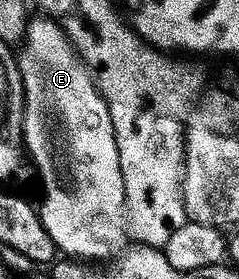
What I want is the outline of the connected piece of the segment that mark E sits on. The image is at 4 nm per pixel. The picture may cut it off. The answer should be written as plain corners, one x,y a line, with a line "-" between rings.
47,16
40,17
34,17
28,23
23,38
25,46
17,54
21,90
25,94
21,136
28,159
30,156
43,184
44,196
39,204
39,213
48,235
62,255
80,262
111,262
124,255
129,248
131,227
121,157
110,109
97,89
92,71
81,61
62,27

